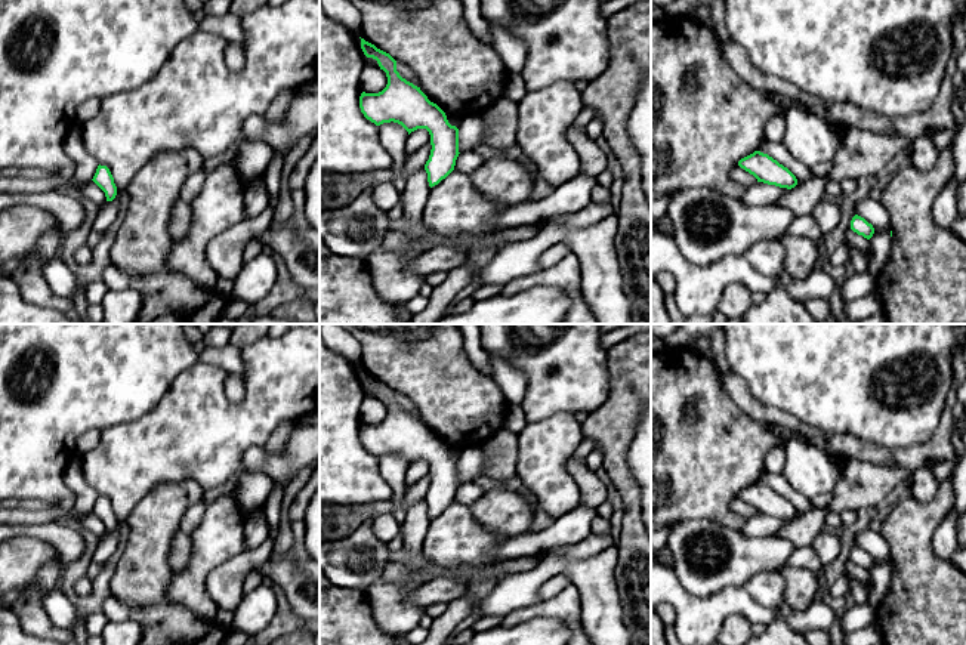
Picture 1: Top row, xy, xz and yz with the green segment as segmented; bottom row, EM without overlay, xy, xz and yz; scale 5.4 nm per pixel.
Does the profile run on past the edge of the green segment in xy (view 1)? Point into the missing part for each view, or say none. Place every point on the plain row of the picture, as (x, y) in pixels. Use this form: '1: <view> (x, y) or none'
1: none

